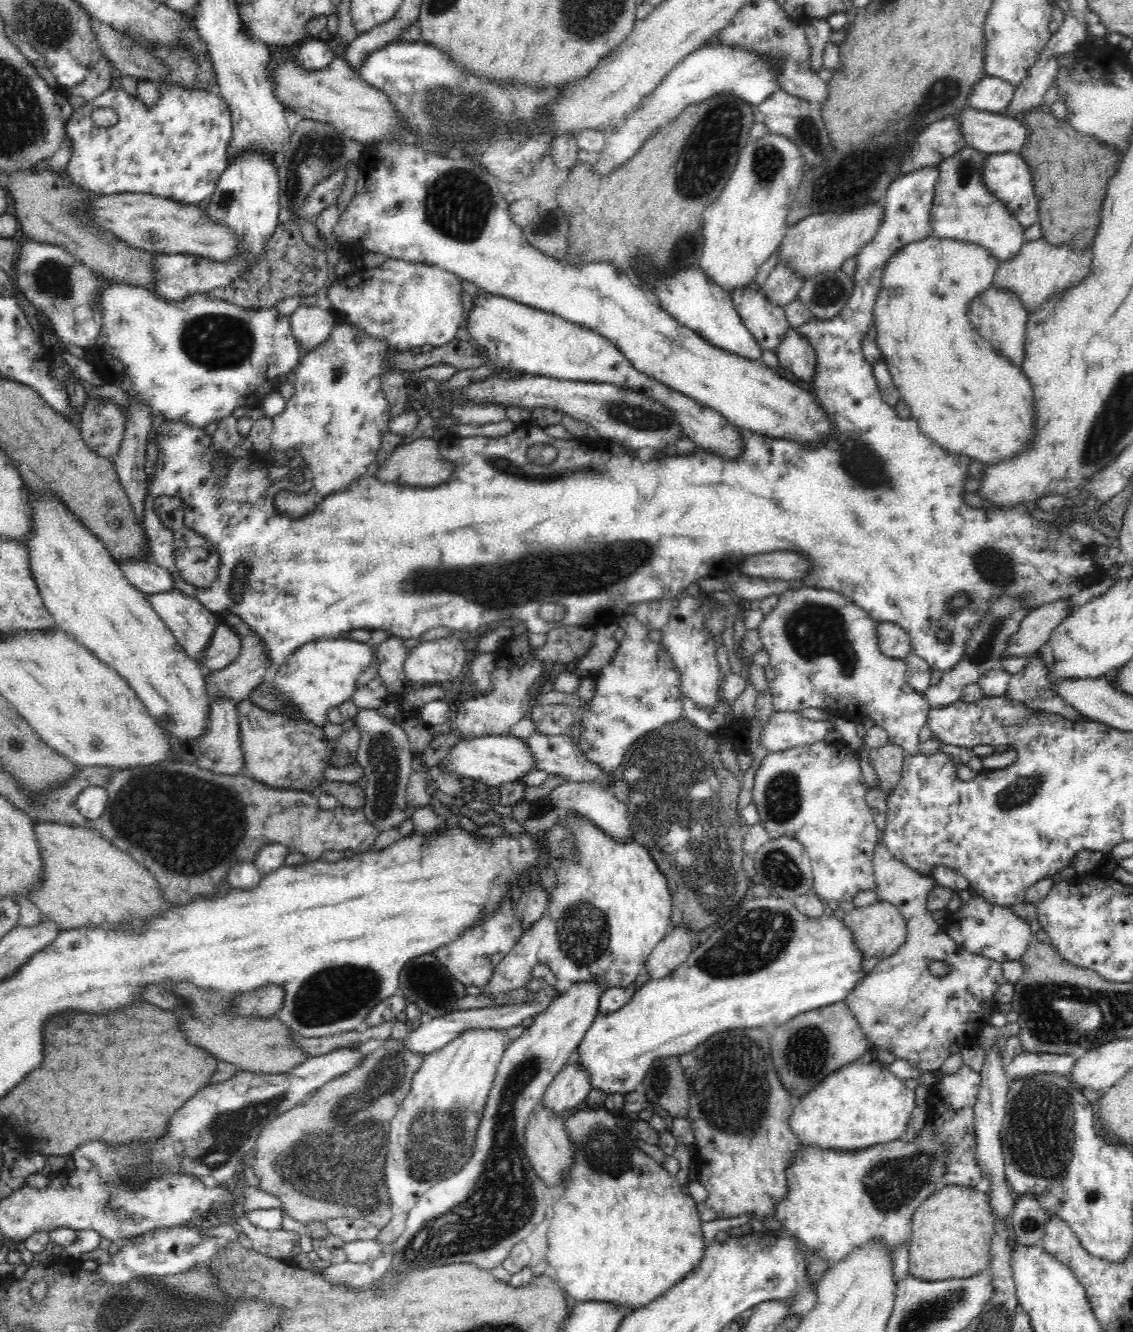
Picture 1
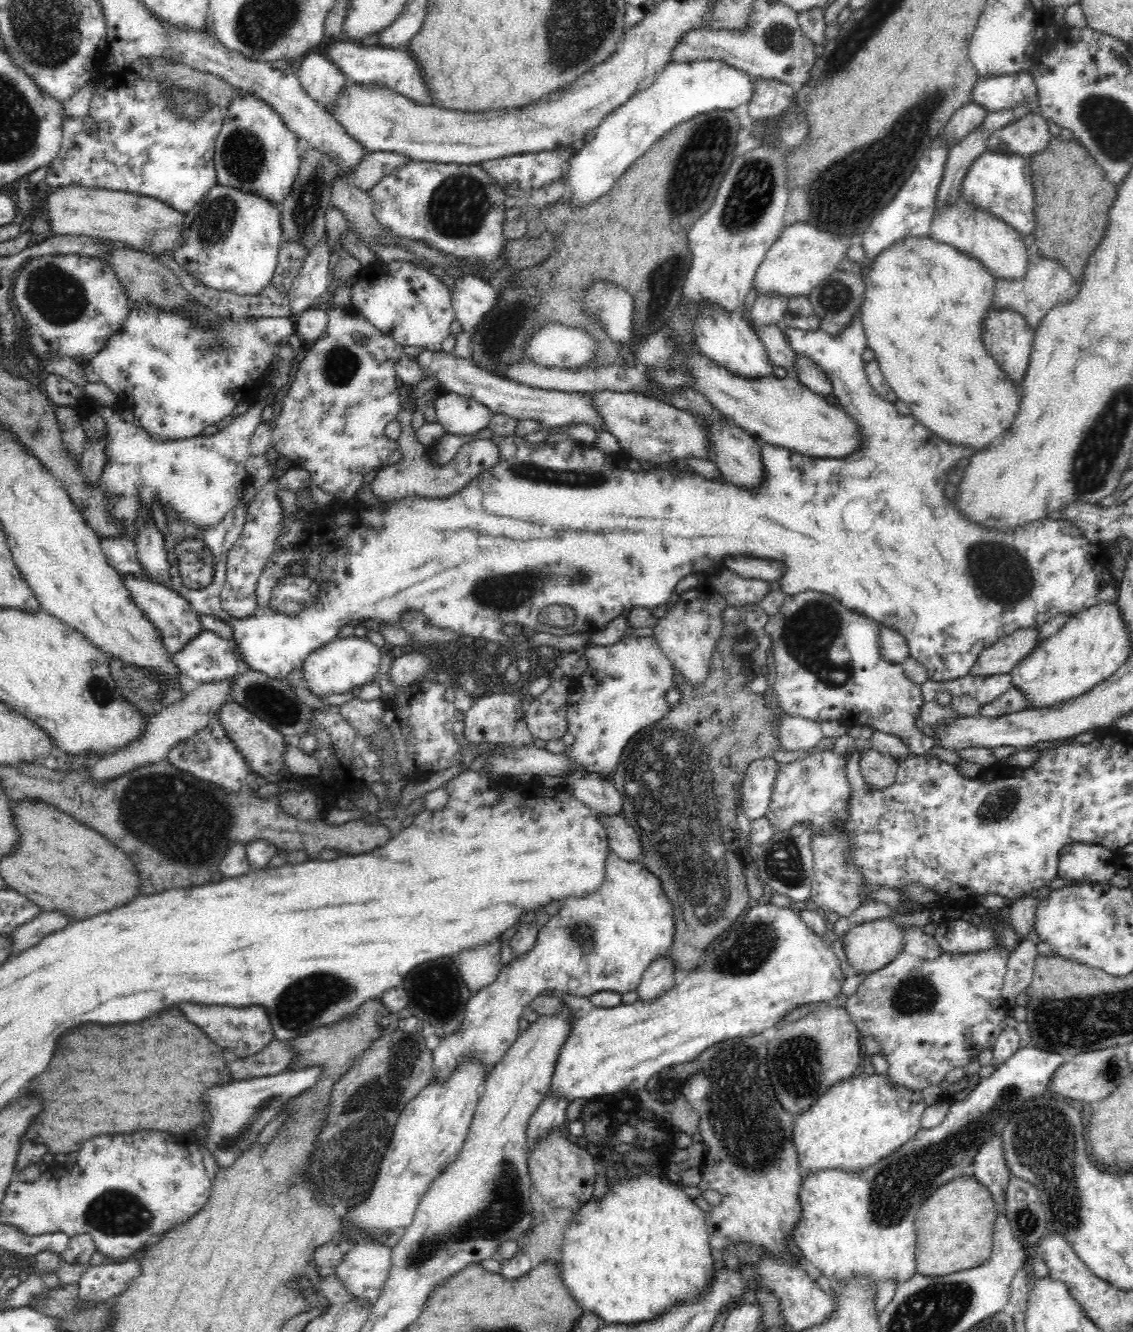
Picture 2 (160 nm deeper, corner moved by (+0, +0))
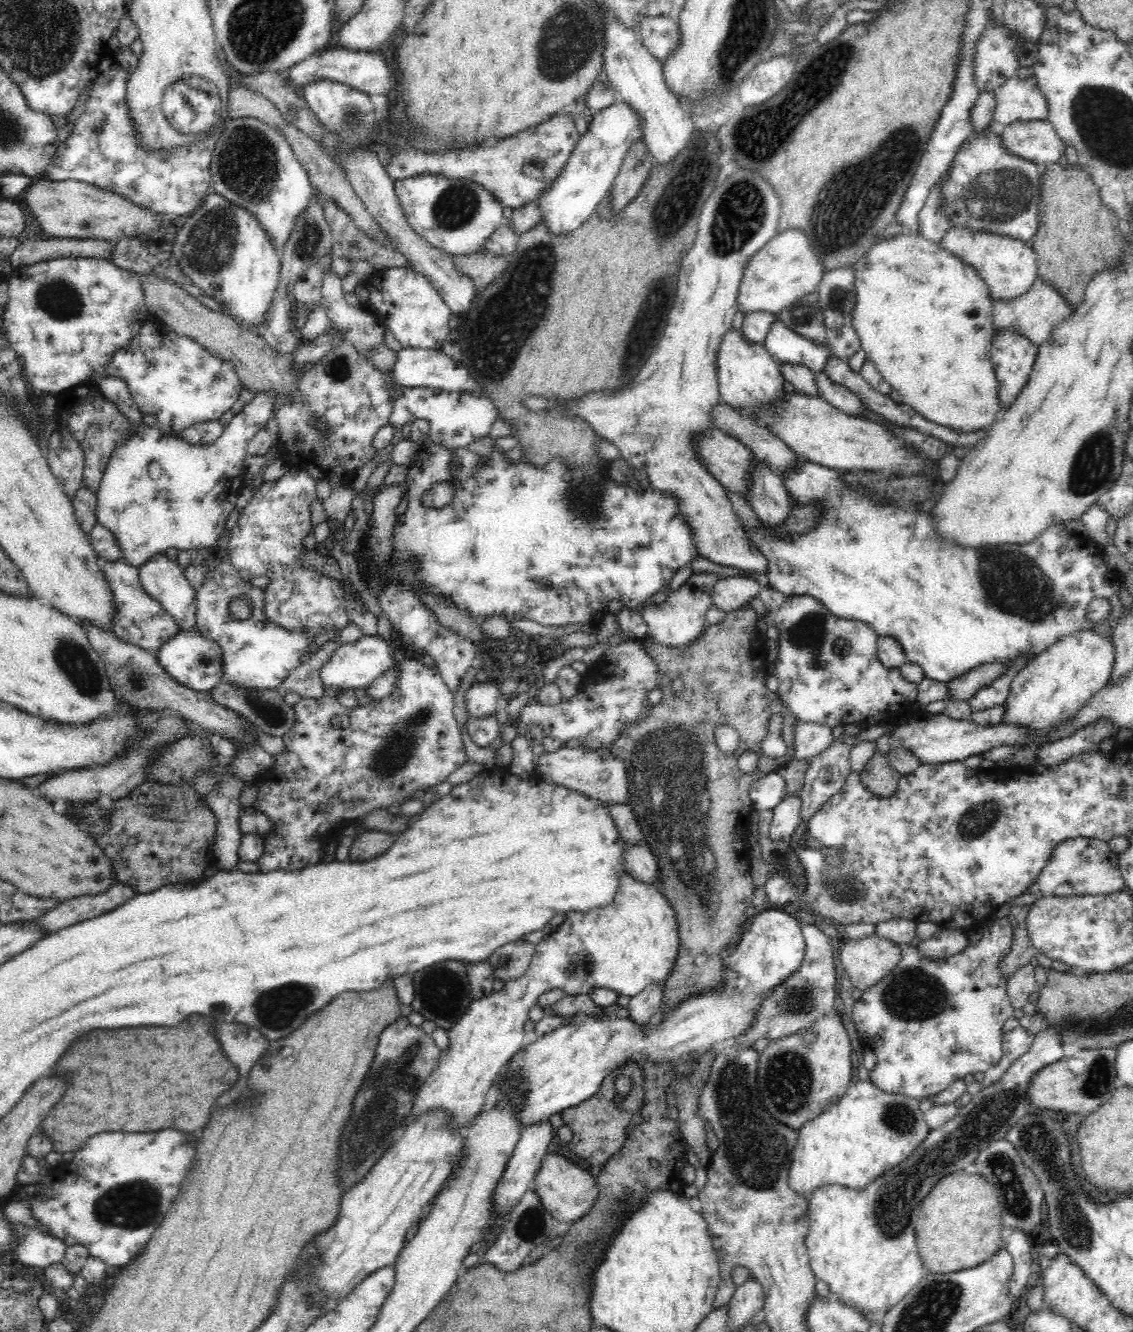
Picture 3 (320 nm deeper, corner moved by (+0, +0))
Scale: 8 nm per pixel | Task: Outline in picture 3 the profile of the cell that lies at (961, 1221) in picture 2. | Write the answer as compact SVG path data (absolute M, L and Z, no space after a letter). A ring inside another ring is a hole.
M962 1169L940 1178L920 1208L922 1212L916 1226L916 1237L920 1259L926 1265L927 1273L950 1274L975 1268L1004 1247L1002 1205L994 1186L978 1173L969 1174Z

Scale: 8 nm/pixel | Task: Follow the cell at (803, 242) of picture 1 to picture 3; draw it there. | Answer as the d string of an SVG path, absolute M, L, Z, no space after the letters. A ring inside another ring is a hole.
M790 229L774 235L762 248L758 248L746 262L737 295L737 311L744 317L752 312L778 316L796 300L811 294L823 277L820 259L812 251L804 233Z

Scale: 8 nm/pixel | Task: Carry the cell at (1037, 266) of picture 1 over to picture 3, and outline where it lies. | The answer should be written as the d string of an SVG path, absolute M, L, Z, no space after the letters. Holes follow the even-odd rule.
M1040 277L1025 295L1008 302L993 302L995 335L1002 334L1002 331L1014 331L1015 334L1020 334L1030 340L1036 348L1040 348L1042 344L1052 342L1053 328L1058 324L1062 324L1064 320L1068 320L1070 316L1071 309L1066 300L1049 284L1045 284Z

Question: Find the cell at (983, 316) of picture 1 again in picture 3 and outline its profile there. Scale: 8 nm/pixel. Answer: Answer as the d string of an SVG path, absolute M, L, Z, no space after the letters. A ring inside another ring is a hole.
M1002 331L994 337L991 361L1000 409L1007 411L1014 404L1028 382L1037 355L1038 348L1014 331Z

